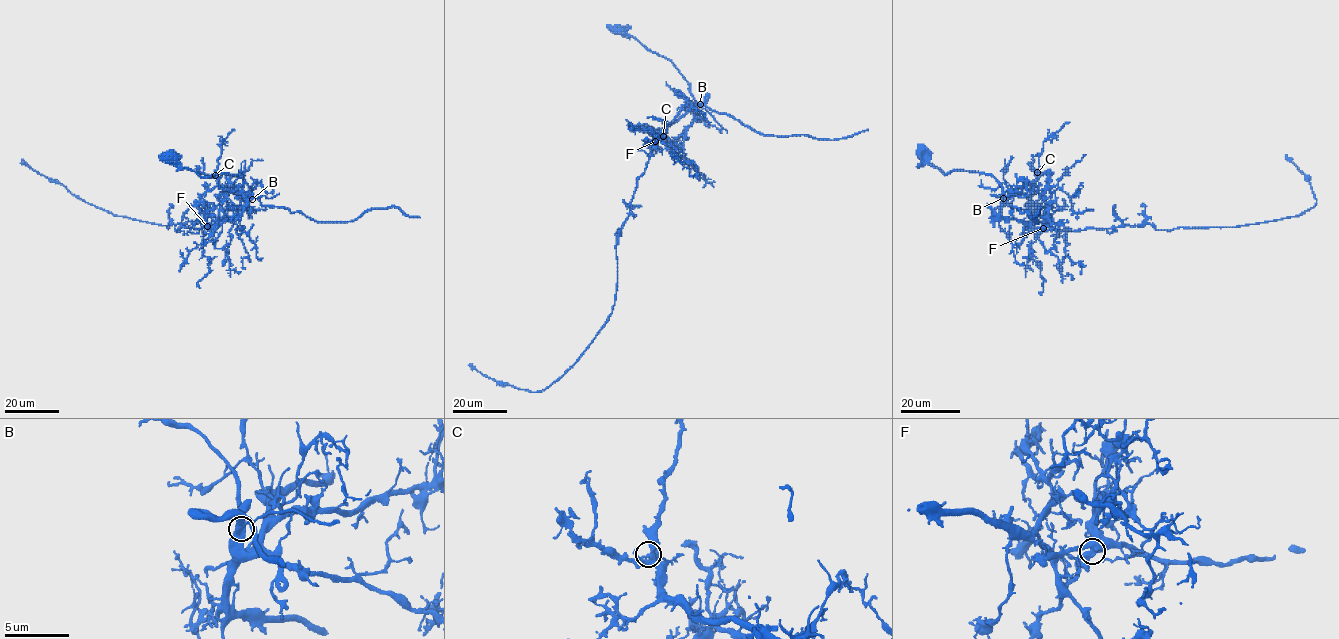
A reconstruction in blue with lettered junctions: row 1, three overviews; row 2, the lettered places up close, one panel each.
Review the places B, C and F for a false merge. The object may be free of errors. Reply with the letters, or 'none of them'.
F

